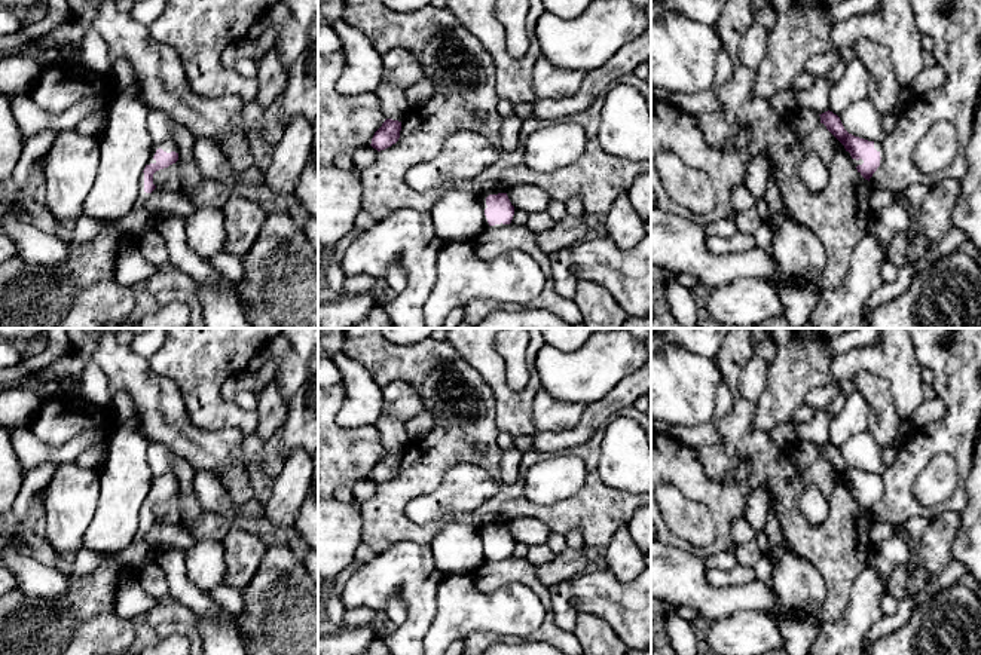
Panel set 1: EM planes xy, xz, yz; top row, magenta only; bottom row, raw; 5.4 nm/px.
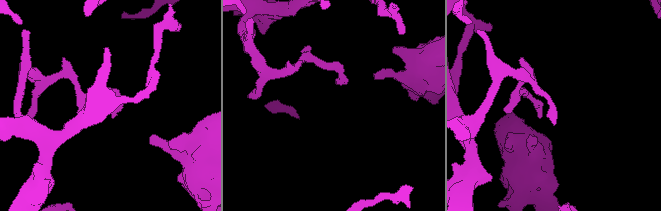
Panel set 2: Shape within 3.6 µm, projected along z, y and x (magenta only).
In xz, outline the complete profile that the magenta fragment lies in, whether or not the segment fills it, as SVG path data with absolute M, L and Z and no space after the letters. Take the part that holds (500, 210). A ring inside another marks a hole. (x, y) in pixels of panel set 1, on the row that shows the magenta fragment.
M489 192L479 196L485 227L504 227L511 223L514 206L505 192Z

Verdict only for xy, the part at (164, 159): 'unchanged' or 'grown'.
grown

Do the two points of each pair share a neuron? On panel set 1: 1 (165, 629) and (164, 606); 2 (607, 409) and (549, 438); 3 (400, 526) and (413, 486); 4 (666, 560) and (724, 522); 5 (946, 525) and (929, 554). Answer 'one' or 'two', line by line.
1: two
2: one
3: one
4: two
5: one

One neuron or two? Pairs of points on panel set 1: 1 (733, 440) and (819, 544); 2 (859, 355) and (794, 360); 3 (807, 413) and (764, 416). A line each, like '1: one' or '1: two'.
1: one
2: two
3: two

